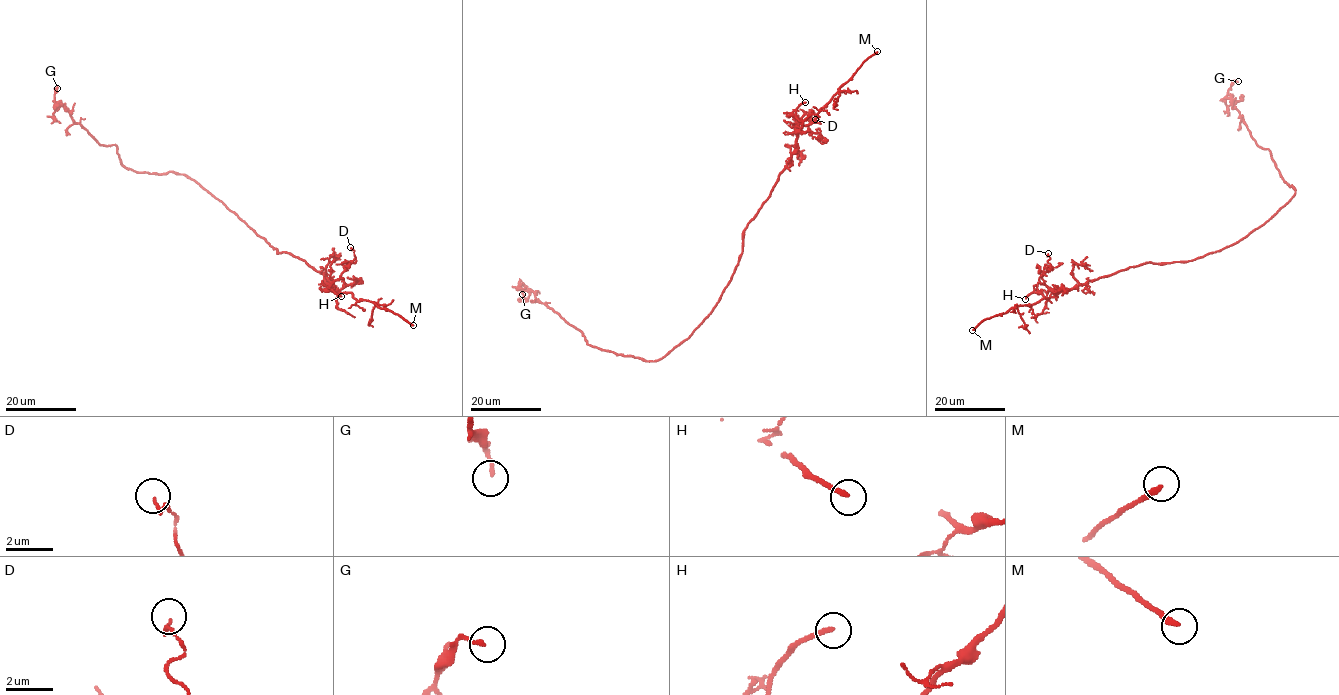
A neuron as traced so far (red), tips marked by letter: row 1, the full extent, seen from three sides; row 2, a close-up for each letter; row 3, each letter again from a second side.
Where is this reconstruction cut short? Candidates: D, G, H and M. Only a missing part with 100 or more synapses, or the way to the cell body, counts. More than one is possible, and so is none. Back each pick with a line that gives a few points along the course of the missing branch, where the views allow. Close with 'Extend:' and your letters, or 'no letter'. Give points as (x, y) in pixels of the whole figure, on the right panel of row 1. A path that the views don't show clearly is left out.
Extend: M

